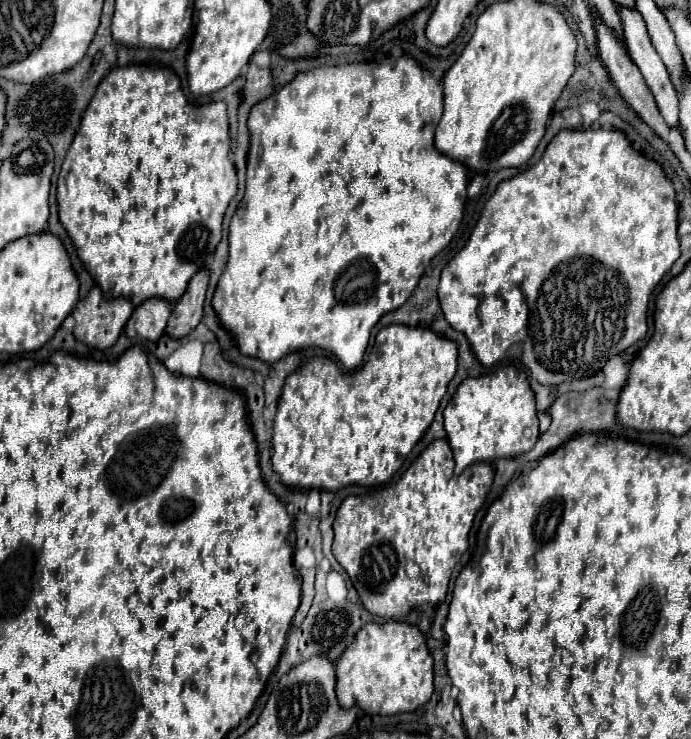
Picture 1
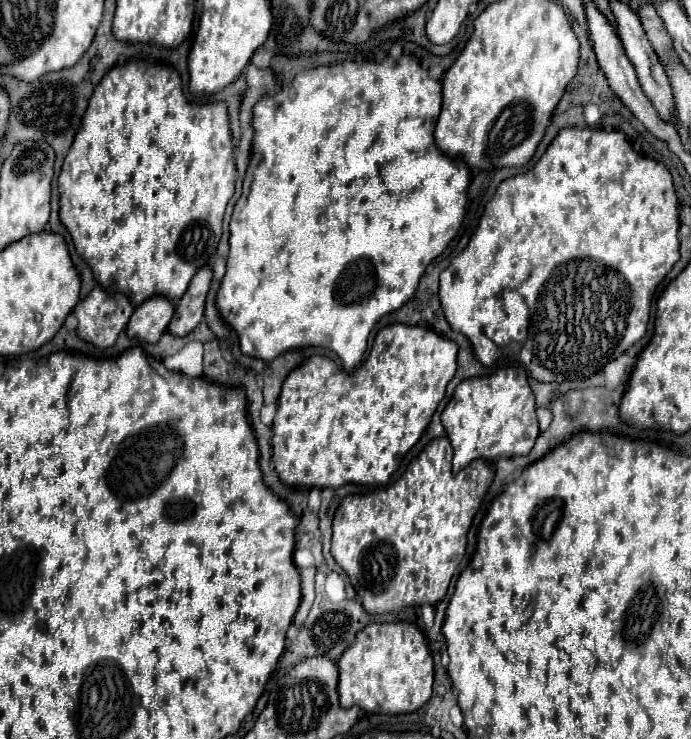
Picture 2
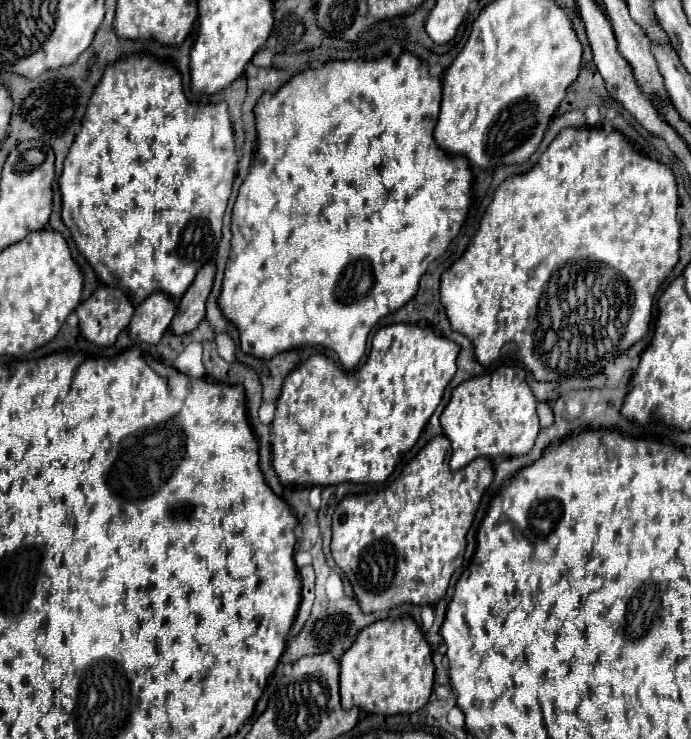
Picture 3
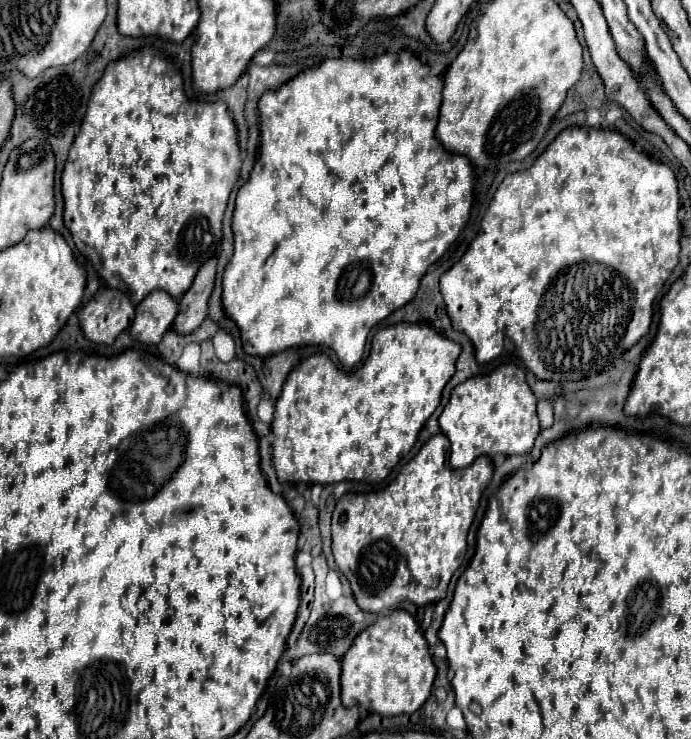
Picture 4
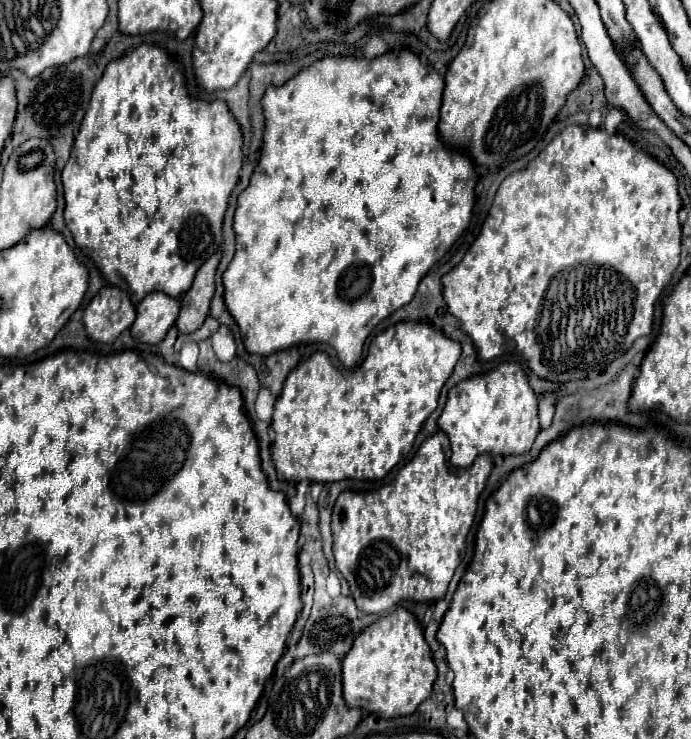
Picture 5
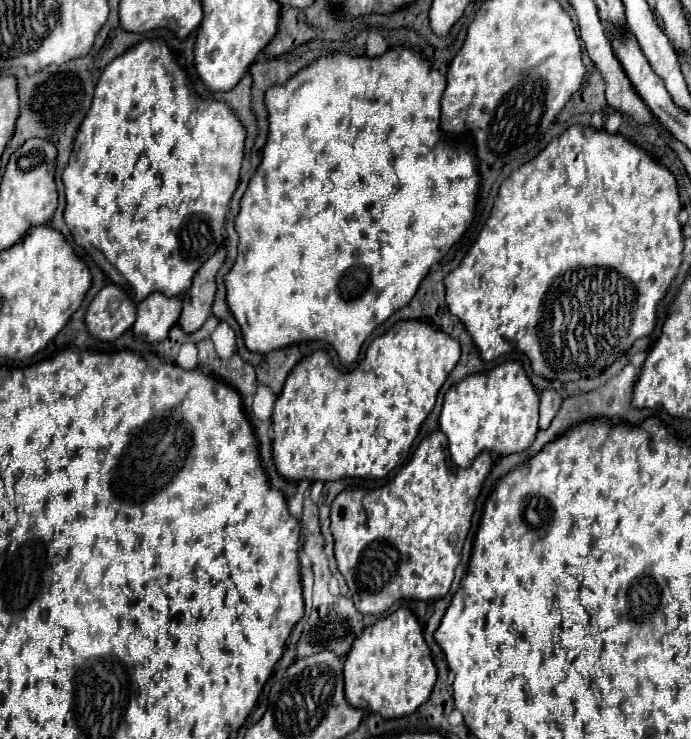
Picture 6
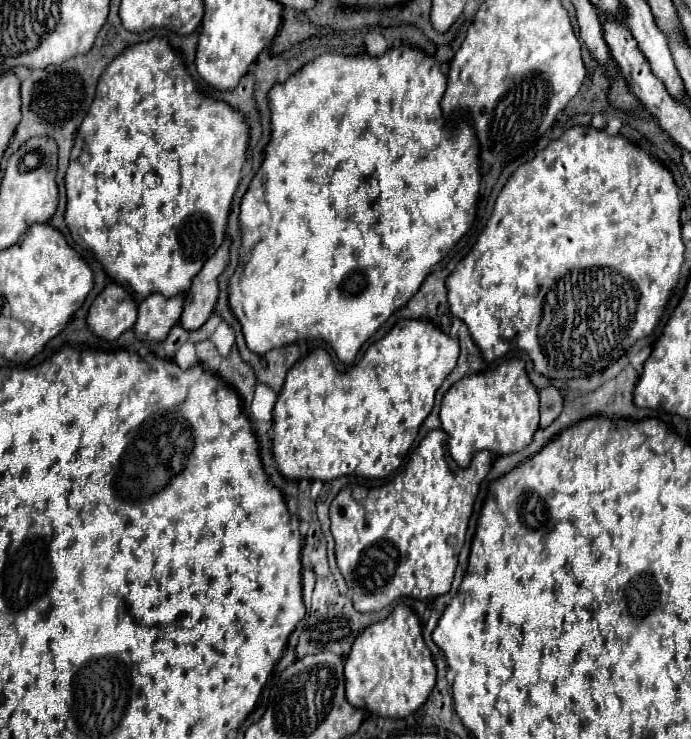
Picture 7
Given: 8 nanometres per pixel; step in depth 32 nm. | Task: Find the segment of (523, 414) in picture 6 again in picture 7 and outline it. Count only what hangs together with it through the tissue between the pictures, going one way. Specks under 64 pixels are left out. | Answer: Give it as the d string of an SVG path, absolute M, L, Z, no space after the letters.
M512 358L494 370L472 374L456 382L444 394L440 422L448 434L450 456L460 468L466 468L470 458L480 450L498 456L524 450L538 430L538 390L530 382L524 362Z

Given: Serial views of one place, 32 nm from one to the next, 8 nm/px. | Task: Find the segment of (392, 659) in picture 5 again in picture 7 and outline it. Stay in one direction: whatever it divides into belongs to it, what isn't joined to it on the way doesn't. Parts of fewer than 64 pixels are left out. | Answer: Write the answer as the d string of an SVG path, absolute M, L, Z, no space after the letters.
M398 604L392 614L372 626L368 626L352 644L352 650L344 664L346 678L346 700L356 706L380 714L384 718L404 718L420 708L430 696L436 684L436 666L432 662L432 654L422 638L422 626L418 616L404 604Z

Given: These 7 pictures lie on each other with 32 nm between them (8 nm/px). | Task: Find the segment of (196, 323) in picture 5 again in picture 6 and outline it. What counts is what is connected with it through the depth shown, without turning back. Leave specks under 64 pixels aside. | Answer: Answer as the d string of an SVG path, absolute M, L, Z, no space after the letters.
M220 248L214 256L210 256L202 266L200 272L196 272L192 288L184 294L184 306L182 306L182 314L178 318L178 326L184 332L196 332L204 320L210 316L212 310L212 300L216 294L216 272L220 270L222 262L226 258L226 250Z

